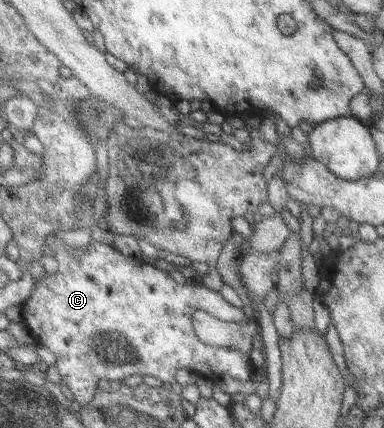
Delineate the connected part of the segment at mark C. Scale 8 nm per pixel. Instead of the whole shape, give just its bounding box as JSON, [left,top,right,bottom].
[20,238,253,406]

